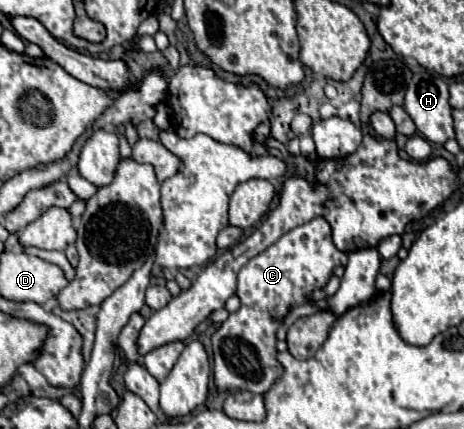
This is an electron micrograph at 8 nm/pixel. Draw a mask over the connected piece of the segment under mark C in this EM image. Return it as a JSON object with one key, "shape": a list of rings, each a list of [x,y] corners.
{"shape":[[[313,218],[311,222],[305,222],[303,226],[289,230],[267,250],[251,258],[237,276],[237,298],[241,302],[239,310],[229,314],[229,318],[211,336],[215,388],[219,392],[229,392],[229,394],[235,392],[265,394],[283,376],[283,366],[277,360],[277,330],[281,326],[281,318],[285,318],[287,312],[295,306],[311,304],[313,302],[311,292],[325,288],[335,266],[345,266],[345,264],[347,264],[347,254],[335,248],[331,240],[331,226],[325,218]]]}

